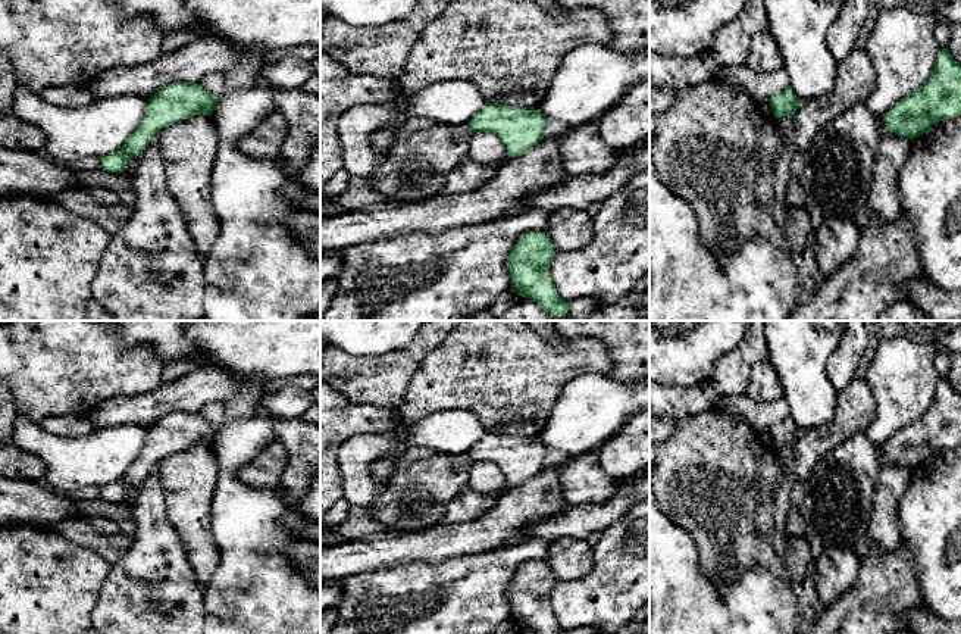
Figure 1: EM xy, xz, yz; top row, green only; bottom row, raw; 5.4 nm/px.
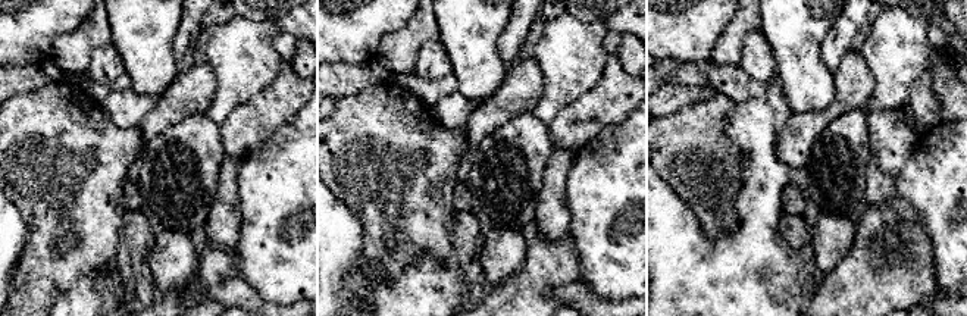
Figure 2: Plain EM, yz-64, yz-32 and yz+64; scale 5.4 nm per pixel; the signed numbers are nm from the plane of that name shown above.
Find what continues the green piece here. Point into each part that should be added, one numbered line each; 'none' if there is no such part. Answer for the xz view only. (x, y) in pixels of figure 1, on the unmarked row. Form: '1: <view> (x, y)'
none

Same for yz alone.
none

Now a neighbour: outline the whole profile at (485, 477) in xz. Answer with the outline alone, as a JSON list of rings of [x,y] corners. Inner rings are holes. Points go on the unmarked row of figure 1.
[[[483,460],[473,463],[466,487],[467,490],[500,497],[508,488],[508,482],[498,465]]]

